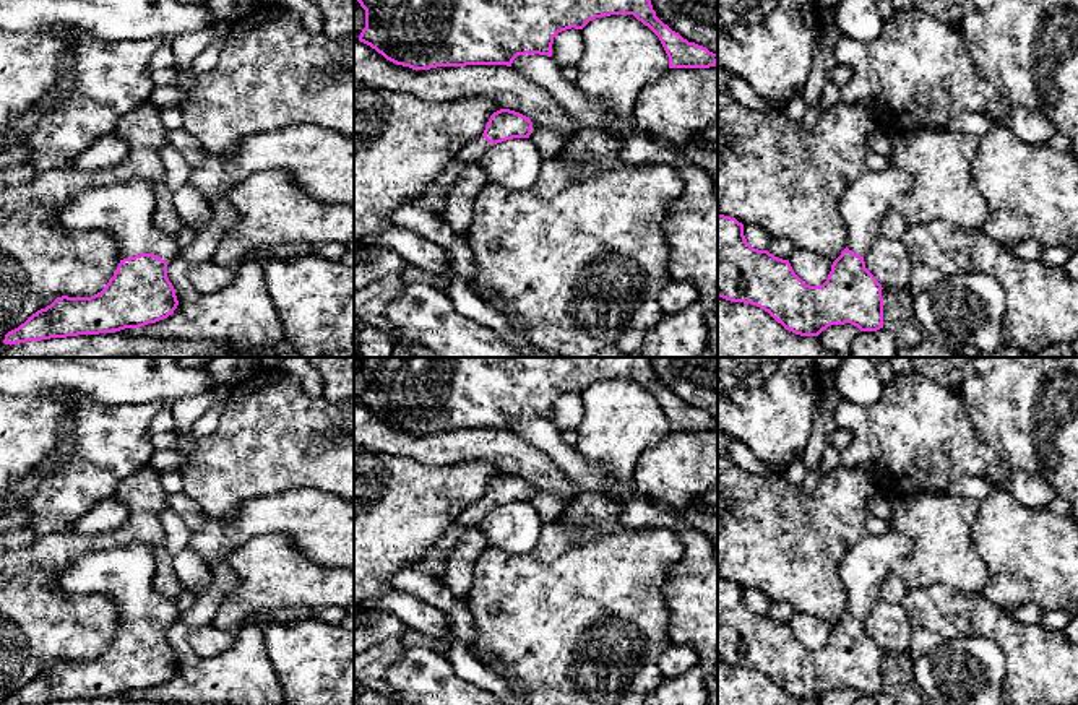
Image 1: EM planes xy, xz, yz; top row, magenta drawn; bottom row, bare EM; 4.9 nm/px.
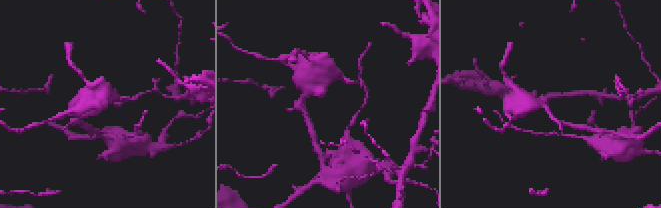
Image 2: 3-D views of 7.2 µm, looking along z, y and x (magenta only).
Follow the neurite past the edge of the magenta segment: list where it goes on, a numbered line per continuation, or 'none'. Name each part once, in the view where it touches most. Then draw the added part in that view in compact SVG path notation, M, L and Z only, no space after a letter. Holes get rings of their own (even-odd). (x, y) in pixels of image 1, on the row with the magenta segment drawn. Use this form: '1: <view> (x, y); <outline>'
1: xy (125, 210); M141 179L78 193L58 213L70 231L104 231L117 239L120 260L153 253L166 262L179 255L175 237L154 224L154 187Z

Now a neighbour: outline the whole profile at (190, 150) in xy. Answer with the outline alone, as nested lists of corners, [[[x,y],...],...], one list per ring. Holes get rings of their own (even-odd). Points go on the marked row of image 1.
[[[183,127],[167,130],[167,138],[169,138],[169,143],[172,143],[174,148],[185,159],[190,171],[193,171],[195,167],[198,167],[203,162],[203,159],[206,156],[206,149],[200,145],[198,140],[195,140],[192,135],[188,135],[183,130]]]

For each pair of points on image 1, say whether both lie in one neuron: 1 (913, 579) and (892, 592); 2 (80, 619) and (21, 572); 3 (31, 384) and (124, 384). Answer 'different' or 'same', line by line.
1: different
2: same
3: same

